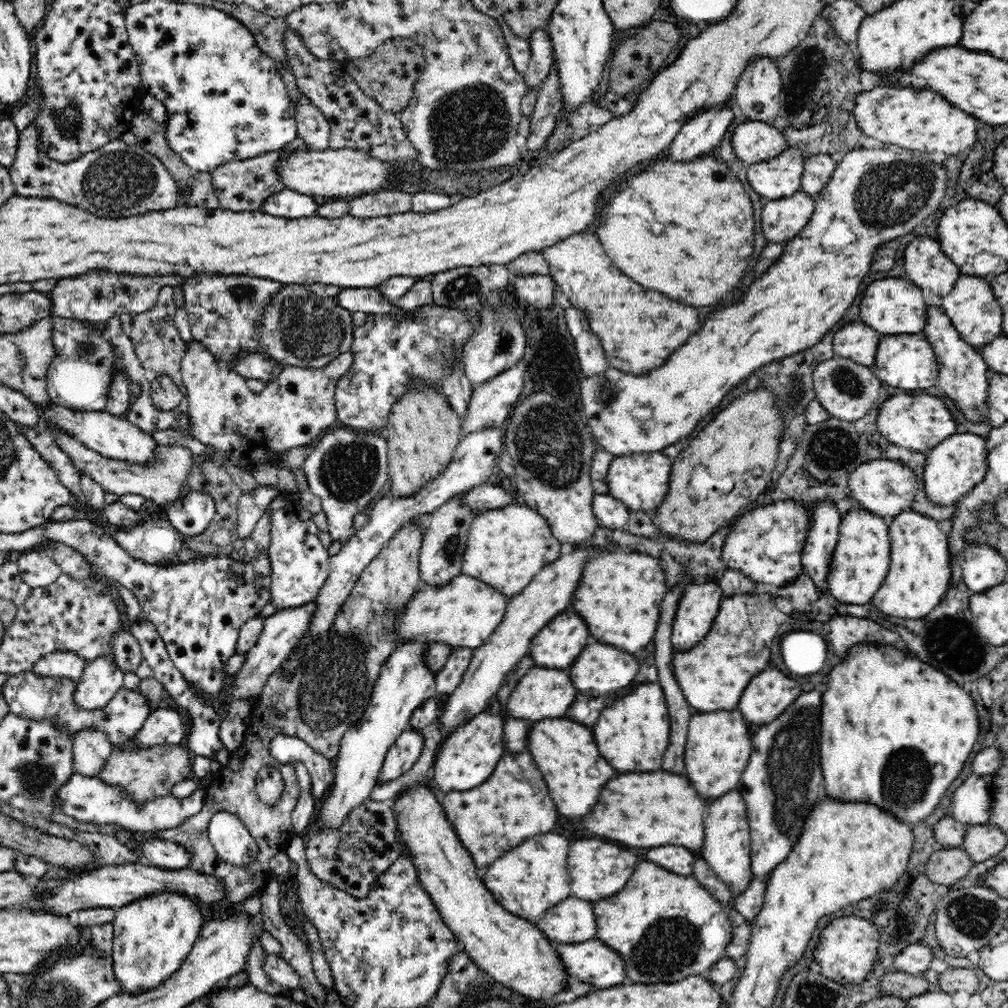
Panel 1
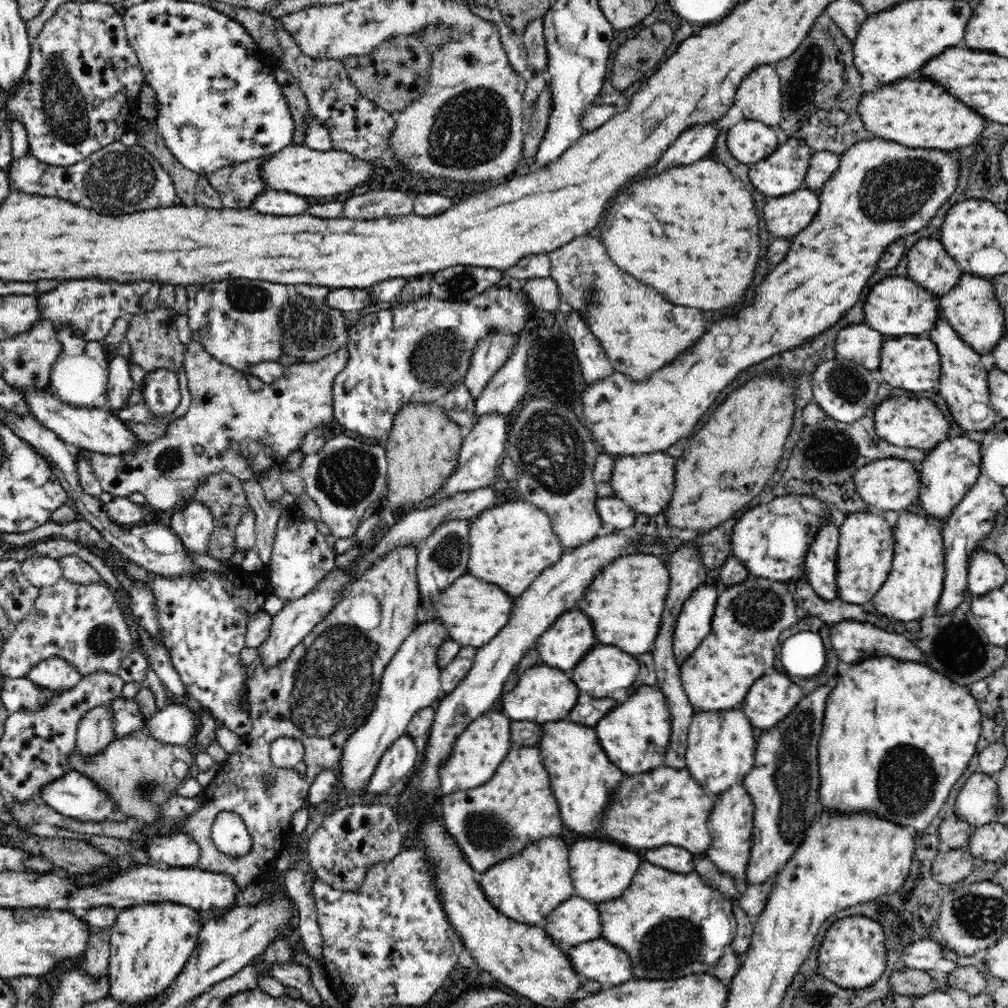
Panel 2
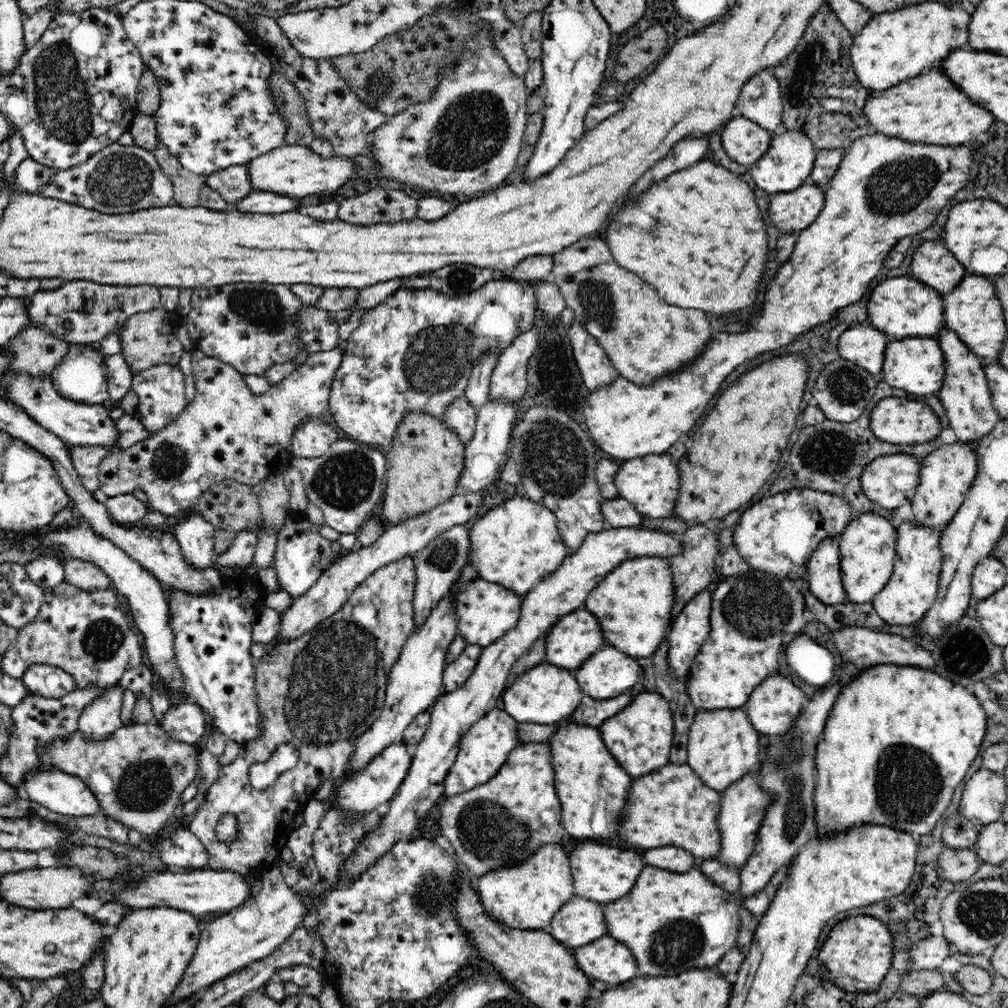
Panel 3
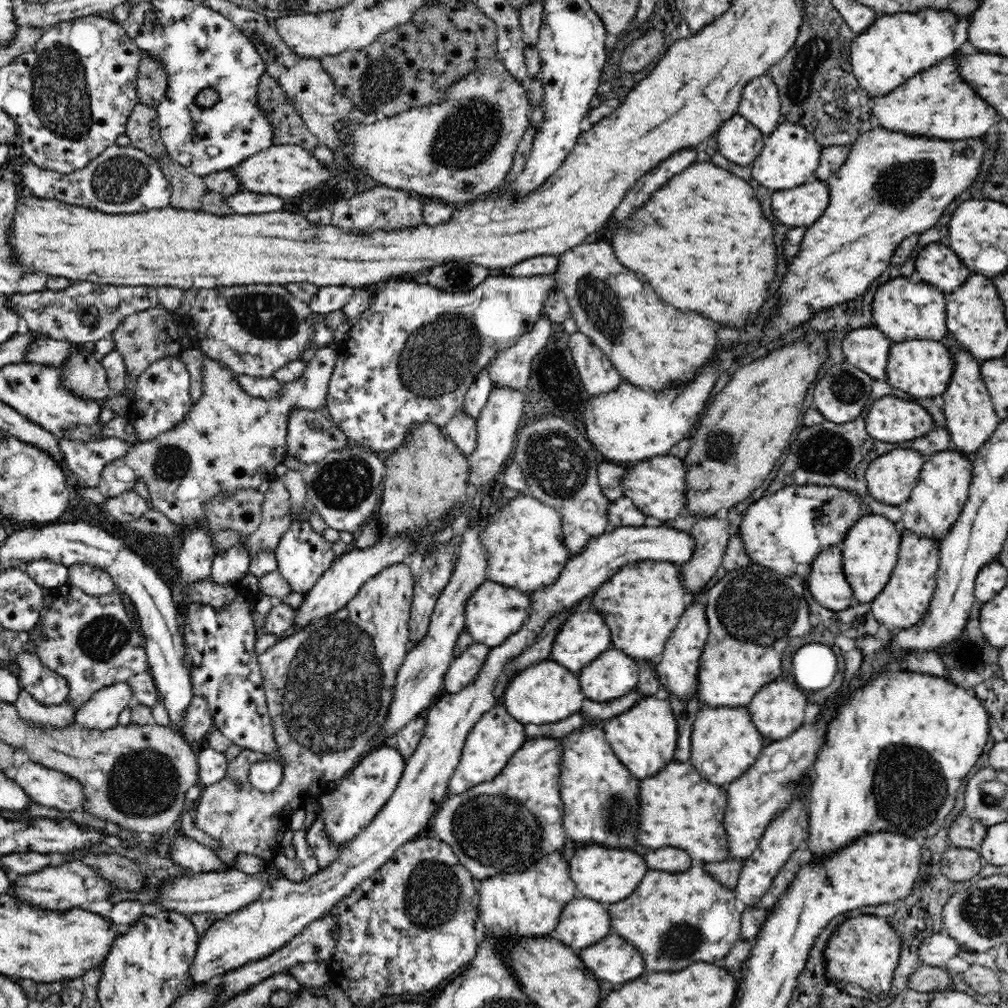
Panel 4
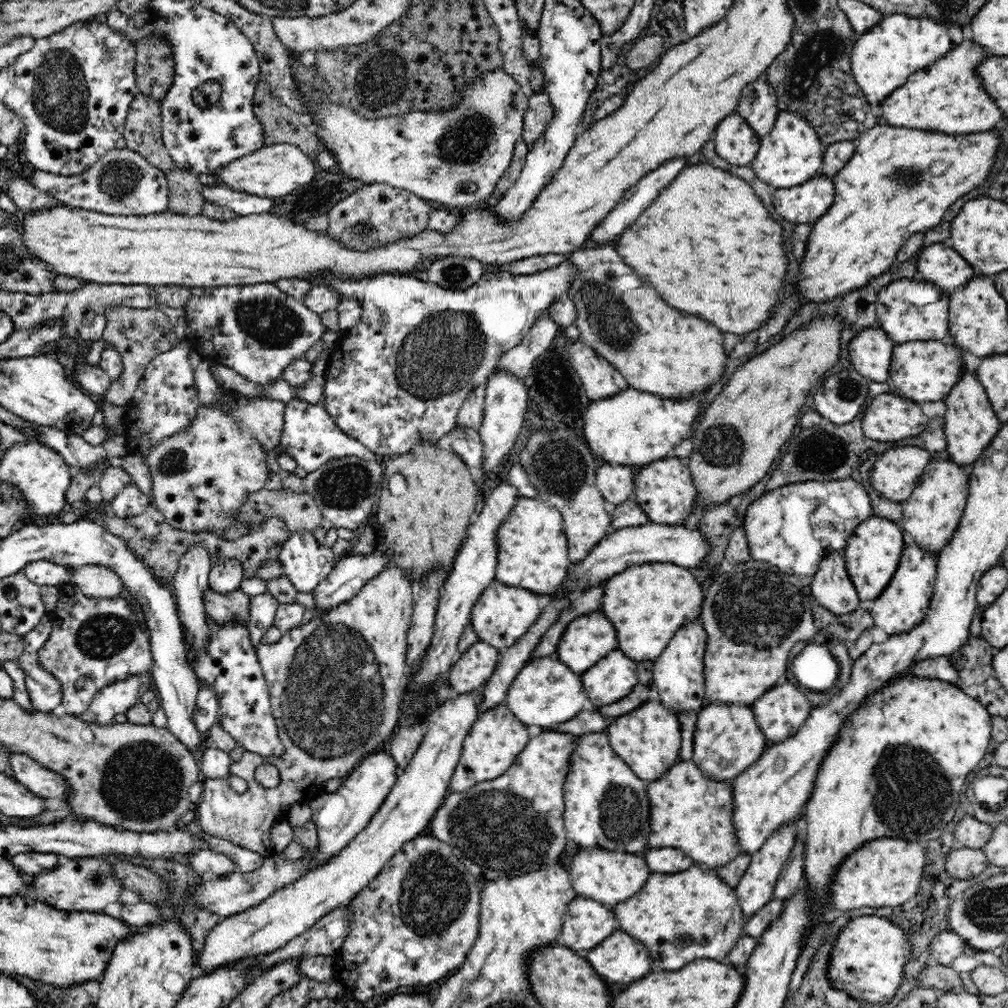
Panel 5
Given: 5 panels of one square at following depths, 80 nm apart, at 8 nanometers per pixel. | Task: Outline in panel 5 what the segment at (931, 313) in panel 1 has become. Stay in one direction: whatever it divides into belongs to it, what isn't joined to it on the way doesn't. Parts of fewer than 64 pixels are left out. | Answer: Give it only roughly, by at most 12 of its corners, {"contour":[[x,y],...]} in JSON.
{"contour":[[964,372],[946,403],[948,457],[970,468],[1001,422]]}

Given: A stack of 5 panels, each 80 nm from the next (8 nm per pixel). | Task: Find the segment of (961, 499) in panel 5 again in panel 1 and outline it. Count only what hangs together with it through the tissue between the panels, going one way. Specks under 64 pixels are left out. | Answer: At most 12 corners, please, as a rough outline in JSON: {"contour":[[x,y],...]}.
{"contour":[[954,433],[927,453],[926,496],[958,502],[987,475],[988,440]]}

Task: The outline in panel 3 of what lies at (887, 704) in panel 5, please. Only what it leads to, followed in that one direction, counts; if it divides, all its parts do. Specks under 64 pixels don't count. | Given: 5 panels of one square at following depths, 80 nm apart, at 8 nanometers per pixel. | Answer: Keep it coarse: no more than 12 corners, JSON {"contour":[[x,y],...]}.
{"contour":[[880,664],[817,744],[817,836],[921,841],[986,736],[974,691]]}

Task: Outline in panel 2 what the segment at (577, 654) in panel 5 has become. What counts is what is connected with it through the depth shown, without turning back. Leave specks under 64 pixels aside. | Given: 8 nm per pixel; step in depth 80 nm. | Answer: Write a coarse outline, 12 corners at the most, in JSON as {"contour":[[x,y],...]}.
{"contour":[[580,610],[537,637],[540,663],[570,670],[596,644]]}

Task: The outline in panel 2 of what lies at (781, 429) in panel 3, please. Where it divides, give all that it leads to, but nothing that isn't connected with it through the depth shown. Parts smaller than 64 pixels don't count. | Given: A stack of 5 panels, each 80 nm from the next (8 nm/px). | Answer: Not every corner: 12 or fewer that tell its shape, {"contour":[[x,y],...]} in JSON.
{"contour":[[750,378],[676,464],[668,524],[754,504],[792,428],[788,384]]}

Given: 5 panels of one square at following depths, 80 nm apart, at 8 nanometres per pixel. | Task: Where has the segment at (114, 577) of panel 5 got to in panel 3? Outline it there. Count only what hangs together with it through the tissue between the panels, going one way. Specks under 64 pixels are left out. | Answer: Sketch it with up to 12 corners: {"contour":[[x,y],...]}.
{"contour":[[69,557],[65,581],[88,591],[112,588],[92,562]]}

